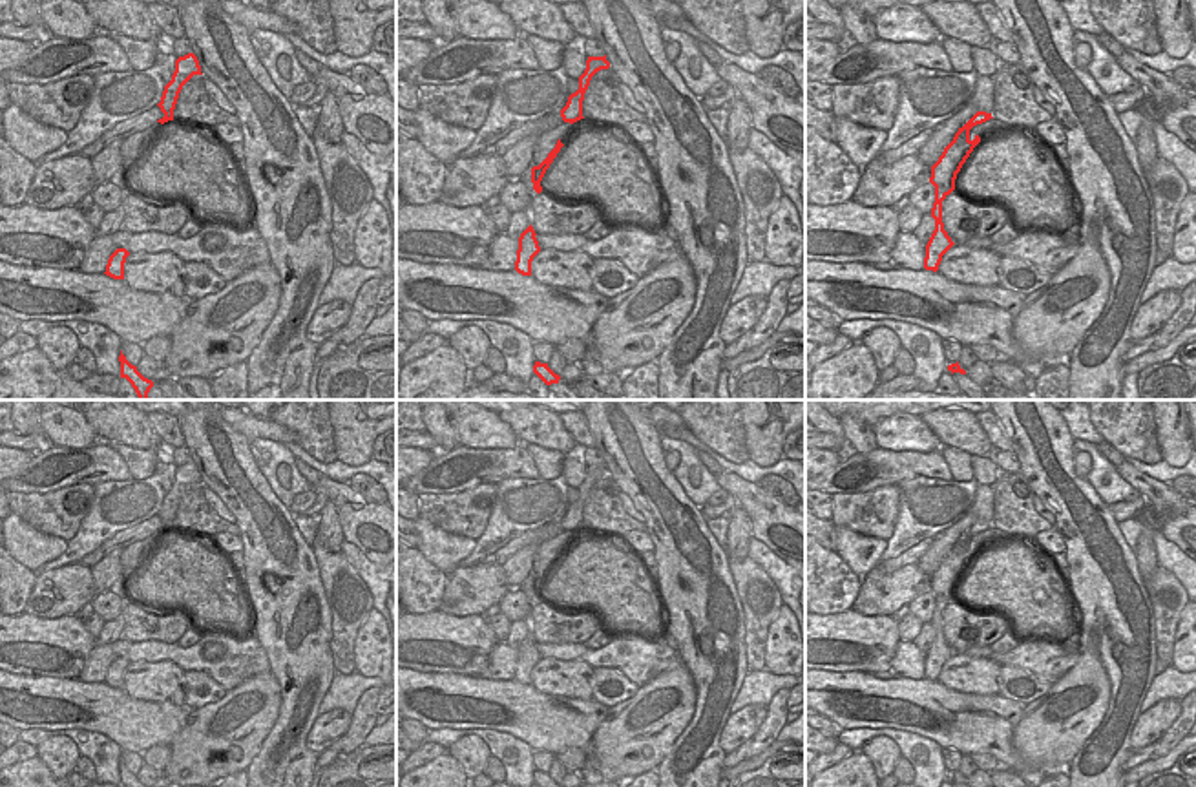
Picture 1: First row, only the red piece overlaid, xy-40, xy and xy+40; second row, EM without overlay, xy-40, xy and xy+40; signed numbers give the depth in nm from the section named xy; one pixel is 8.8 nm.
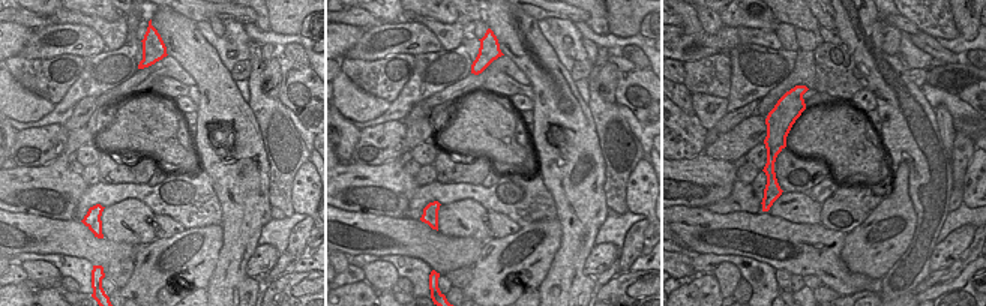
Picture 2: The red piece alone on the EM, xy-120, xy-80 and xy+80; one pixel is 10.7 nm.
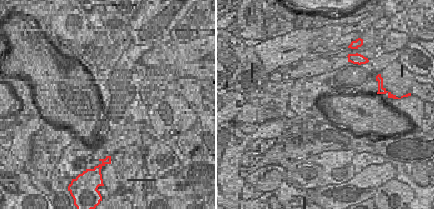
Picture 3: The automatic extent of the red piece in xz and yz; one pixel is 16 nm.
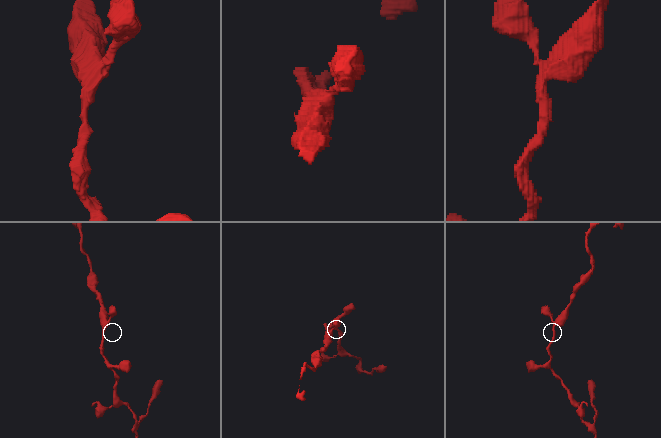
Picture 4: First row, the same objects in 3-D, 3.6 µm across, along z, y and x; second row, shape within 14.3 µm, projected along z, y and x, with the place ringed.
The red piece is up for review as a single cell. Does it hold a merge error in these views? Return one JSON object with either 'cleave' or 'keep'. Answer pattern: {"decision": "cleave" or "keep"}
{"decision": "keep"}

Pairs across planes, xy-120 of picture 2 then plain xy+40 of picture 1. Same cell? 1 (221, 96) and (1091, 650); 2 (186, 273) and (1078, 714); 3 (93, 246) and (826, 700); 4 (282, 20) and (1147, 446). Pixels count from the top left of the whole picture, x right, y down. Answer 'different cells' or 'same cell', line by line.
1: different cells
2: same cell
3: same cell
4: different cells

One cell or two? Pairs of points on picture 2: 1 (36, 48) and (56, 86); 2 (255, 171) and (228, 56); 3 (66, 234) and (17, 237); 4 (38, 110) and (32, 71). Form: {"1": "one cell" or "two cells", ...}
{"1": "two cells", "2": "two cells", "3": "one cell", "4": "two cells"}

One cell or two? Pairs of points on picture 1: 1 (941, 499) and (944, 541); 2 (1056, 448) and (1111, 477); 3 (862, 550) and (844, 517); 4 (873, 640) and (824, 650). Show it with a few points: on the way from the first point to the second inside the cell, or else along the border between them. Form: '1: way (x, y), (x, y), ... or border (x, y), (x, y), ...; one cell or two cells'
1: border (974, 501), (963, 517), (932, 537); two cells
2: border (1085, 479), (1107, 506); two cells
3: border (837, 524), (886, 541); two cells
4: way (860, 640), (837, 643); one cell

